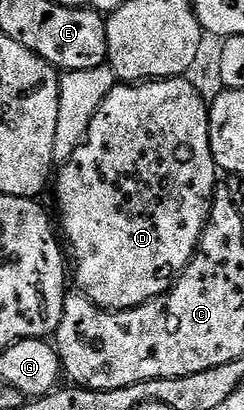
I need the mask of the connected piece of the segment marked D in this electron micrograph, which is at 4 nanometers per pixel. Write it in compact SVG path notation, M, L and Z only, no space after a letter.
M183 76L167 77L159 81L114 84L109 90L107 99L103 99L103 103L99 103L99 111L95 111L95 115L91 119L91 127L87 131L85 140L75 151L75 155L71 155L71 159L56 170L57 213L55 209L55 217L59 222L64 244L67 246L68 256L71 258L71 277L72 280L73 277L77 280L76 288L79 292L87 299L94 301L101 309L114 311L134 309L151 299L168 293L181 273L189 266L190 259L197 251L197 244L209 218L209 208L213 205L213 194L219 185L217 182L219 170L211 155L209 105L201 98L200 91L189 80L188 76Z

